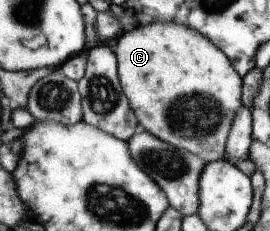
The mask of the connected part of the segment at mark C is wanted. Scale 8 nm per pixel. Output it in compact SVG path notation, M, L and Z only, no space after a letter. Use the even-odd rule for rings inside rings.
M176 22L135 26L115 40L118 73L133 112L141 127L161 140L189 149L210 162L219 162L228 153L228 140L242 102L243 78L224 49L217 48L197 29Z

